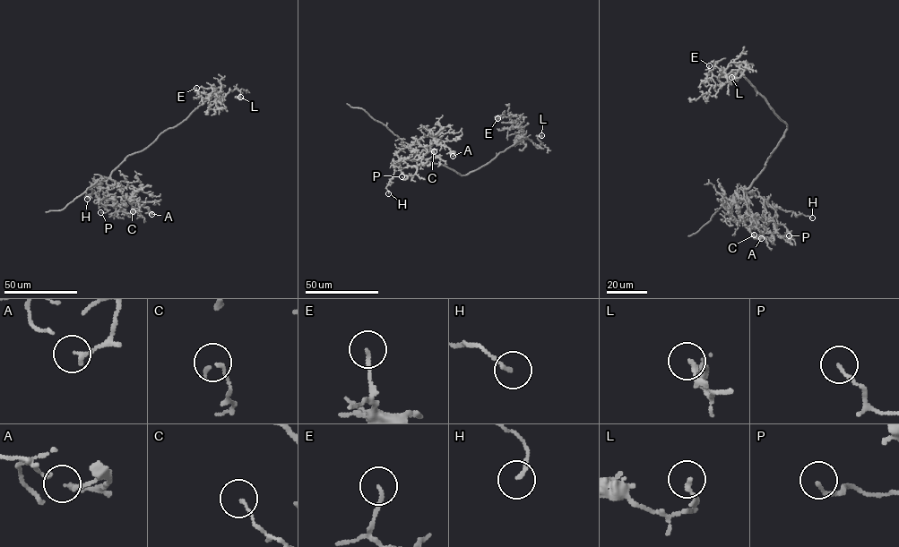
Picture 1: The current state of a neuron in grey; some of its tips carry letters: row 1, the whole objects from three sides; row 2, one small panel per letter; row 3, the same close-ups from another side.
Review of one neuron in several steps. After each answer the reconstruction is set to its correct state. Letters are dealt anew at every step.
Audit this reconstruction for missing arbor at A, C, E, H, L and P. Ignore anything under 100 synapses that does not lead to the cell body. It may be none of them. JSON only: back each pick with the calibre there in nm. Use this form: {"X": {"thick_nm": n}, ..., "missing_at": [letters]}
{"missing_at": []}

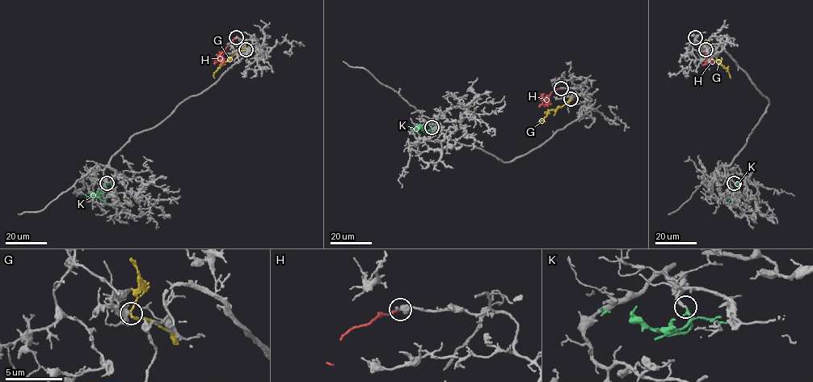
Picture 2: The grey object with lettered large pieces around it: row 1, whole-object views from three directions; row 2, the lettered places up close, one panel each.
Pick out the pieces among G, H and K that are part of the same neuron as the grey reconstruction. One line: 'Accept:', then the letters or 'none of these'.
Accept: K

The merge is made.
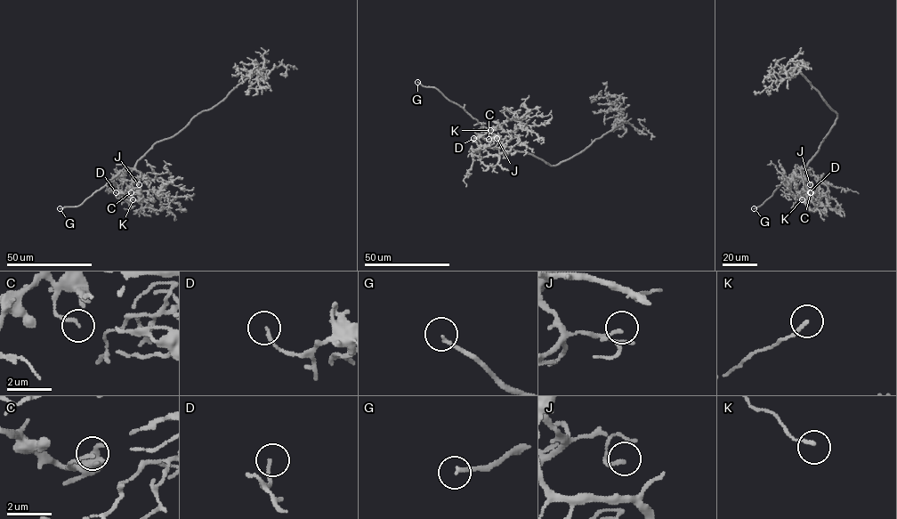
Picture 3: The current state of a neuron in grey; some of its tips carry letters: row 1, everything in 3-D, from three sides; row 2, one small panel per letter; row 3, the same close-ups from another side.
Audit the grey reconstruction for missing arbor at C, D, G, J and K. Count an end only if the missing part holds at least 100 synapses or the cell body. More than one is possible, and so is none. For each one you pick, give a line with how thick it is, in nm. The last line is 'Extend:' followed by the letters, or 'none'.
G: calibre 160 nm
Extend: G

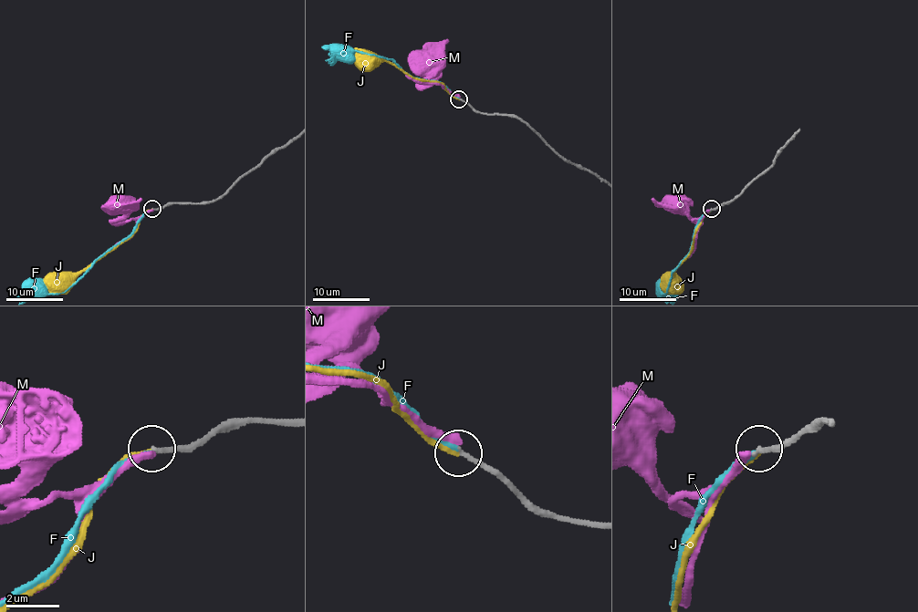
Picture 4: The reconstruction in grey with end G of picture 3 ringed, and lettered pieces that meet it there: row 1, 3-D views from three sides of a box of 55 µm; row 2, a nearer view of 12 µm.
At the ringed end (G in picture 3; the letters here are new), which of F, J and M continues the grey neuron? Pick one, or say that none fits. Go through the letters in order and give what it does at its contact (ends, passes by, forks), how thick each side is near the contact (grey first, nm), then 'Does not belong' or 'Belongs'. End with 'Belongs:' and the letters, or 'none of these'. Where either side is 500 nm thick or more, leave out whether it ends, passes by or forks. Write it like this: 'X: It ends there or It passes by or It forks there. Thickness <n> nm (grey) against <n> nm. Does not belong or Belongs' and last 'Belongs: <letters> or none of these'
F: It ends there. Thickness 180 nm (grey) against 200 nm. Does not belong
J: It ends there. Thickness 180 nm (grey) against 220 nm. Belongs
M: It ends there. Thickness 160 nm (grey) against 320 nm. Does not belong
Belongs: J

